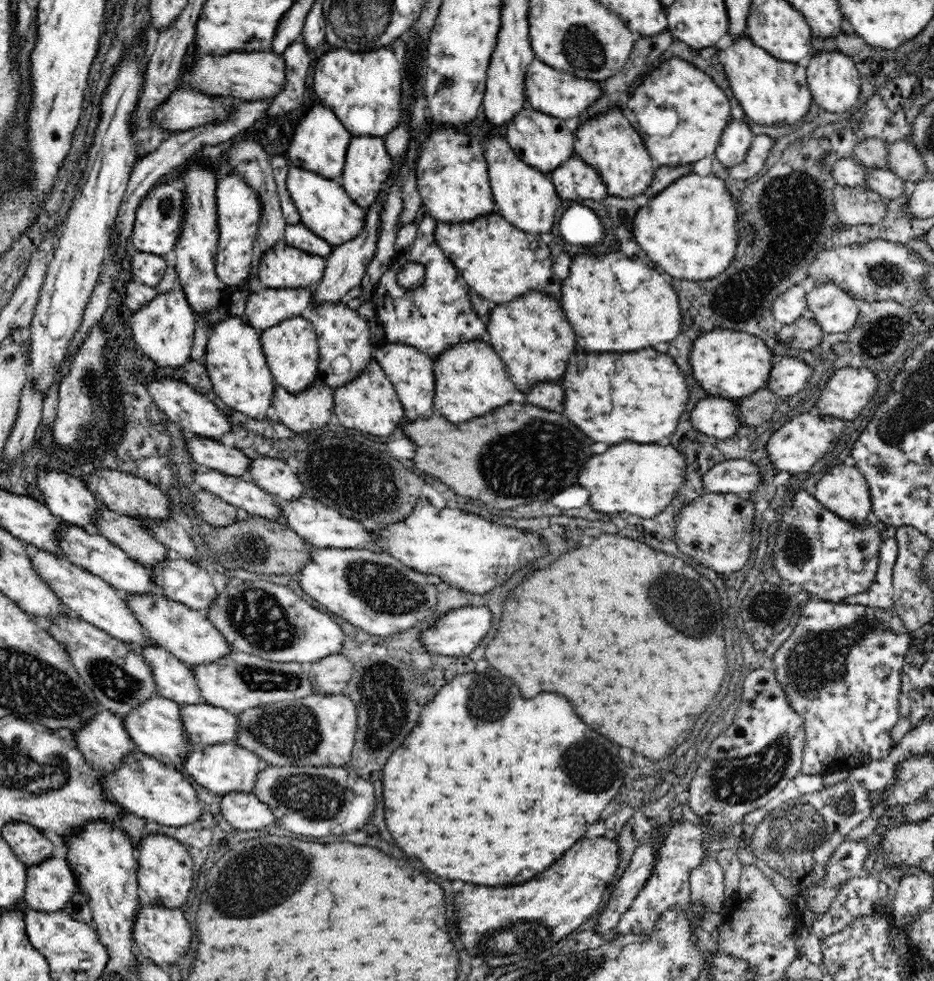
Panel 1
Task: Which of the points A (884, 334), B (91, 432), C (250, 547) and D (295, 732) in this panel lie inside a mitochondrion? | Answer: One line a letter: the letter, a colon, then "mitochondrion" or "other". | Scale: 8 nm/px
A: mitochondrion
B: mitochondrion
C: mitochondrion
D: mitochondrion

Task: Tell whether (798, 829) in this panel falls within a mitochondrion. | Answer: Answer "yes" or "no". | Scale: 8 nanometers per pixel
yes

